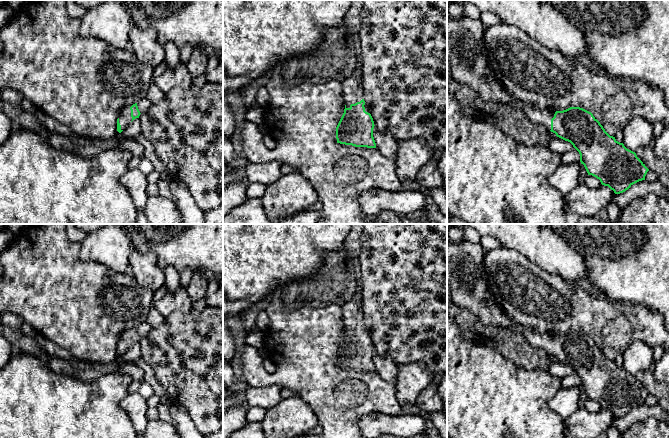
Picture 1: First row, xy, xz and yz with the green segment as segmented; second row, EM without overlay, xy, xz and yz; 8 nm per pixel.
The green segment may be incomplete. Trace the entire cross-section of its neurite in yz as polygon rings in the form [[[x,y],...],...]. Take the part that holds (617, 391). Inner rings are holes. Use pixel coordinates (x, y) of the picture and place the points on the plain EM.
[[[469,241],[460,244],[447,243],[447,283],[450,285],[451,299],[456,306],[477,316],[484,325],[505,327],[522,333],[532,346],[543,349],[557,361],[570,366],[579,376],[580,386],[588,399],[599,403],[602,409],[608,410],[615,418],[623,417],[633,408],[645,404],[649,393],[635,376],[610,360],[591,336],[580,331],[551,336],[511,320],[490,293],[483,264],[484,252],[479,243]]]

